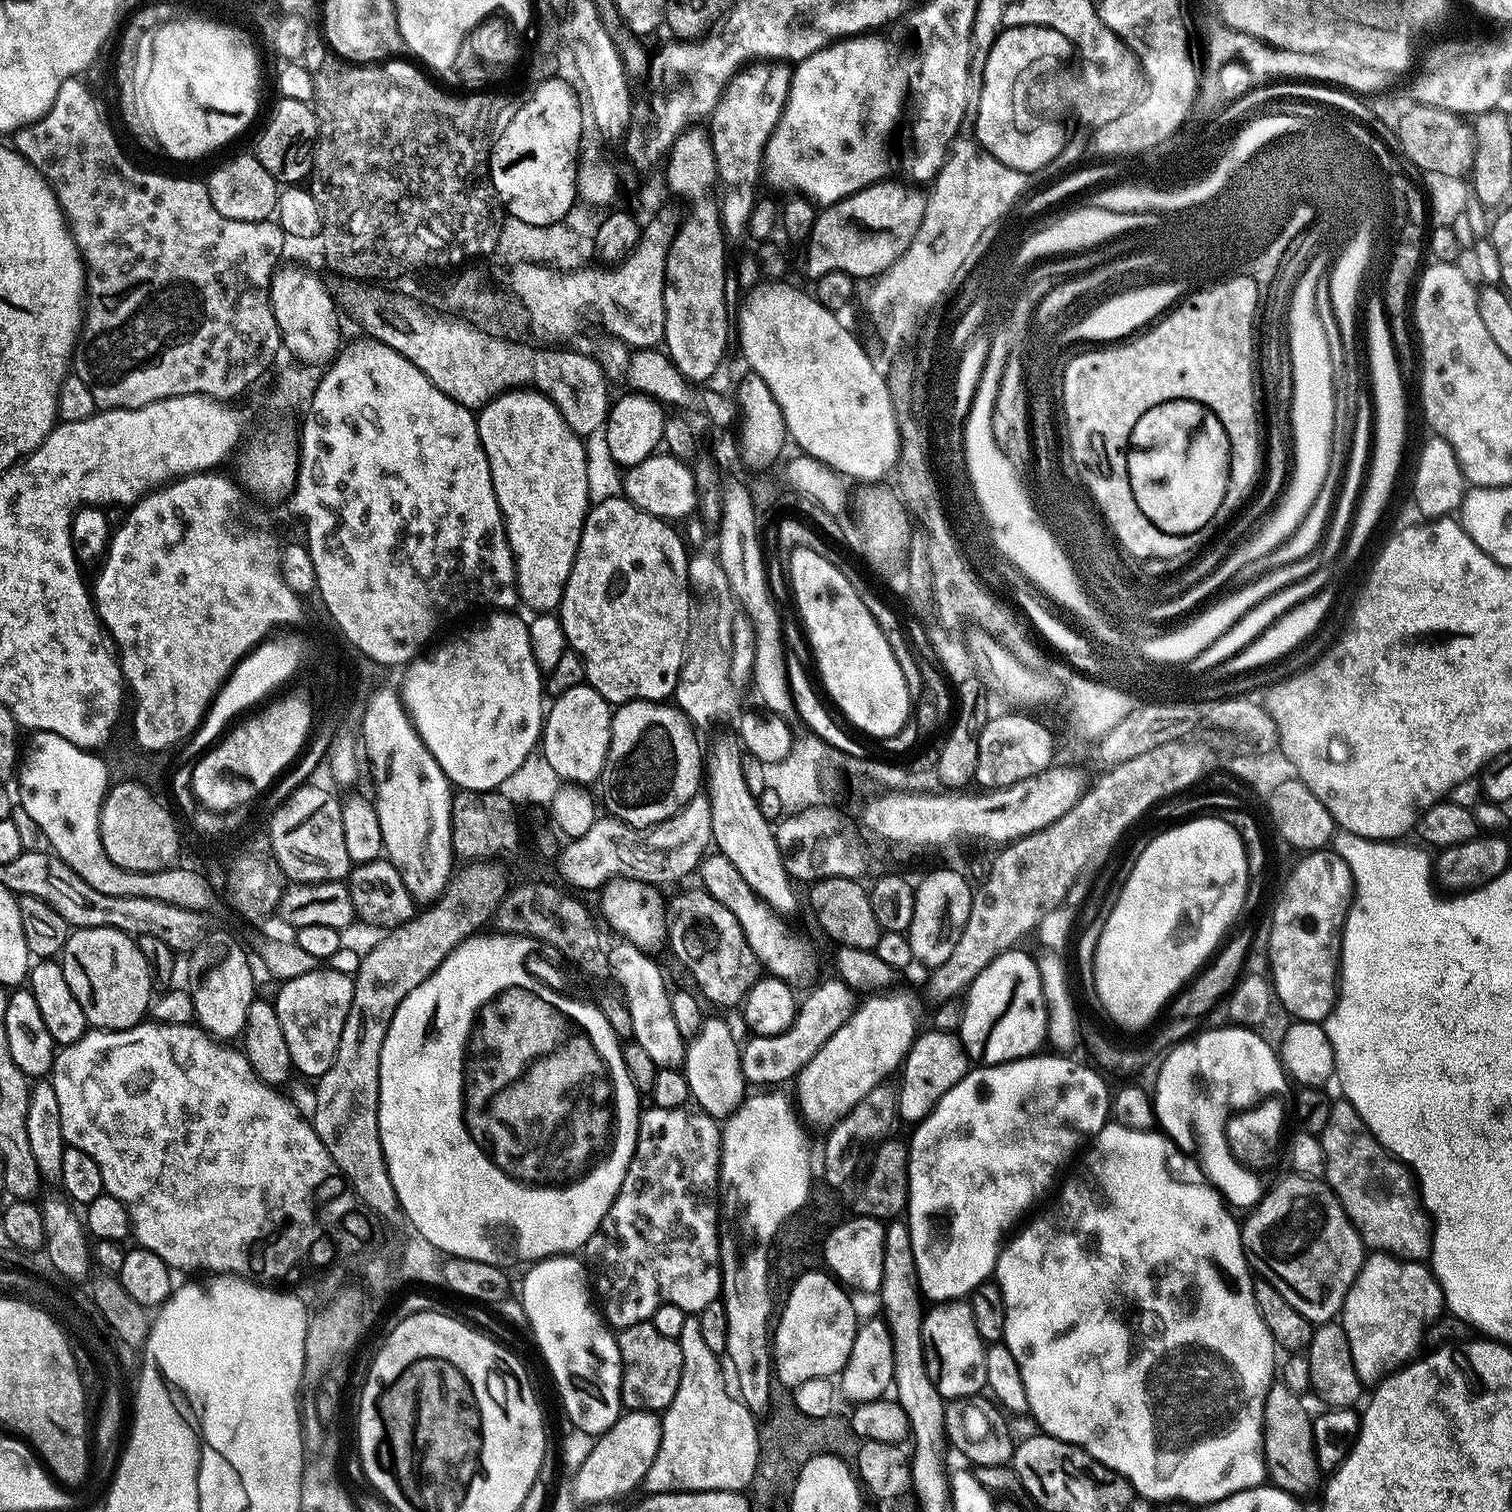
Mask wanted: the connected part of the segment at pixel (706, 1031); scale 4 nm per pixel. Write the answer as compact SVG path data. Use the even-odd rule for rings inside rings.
M705 1019L694 1039L687 1041L682 1071L688 1079L695 1107L723 1122L739 1110L746 1099L746 1081L741 1066L742 1048L732 1037L732 1028L724 1020Z

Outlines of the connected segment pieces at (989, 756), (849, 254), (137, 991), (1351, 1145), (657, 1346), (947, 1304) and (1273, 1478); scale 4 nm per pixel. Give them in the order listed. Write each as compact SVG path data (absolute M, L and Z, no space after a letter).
M993 715L982 730L978 742L978 770L975 778L975 783L981 784L981 789L1009 788L1053 767L1052 751L1056 748L1052 741L1053 729L1031 715L1012 715L1016 716Z
M911 183L871 184L836 204L827 205L817 215L808 235L808 272L815 278L827 272L844 272L850 277L879 277L910 246L922 226L928 197Z
M78 928L69 931L62 963L70 991L74 998L78 998L93 1029L121 1032L133 1028L149 1015L154 1000L154 973L139 943L128 933L119 932L117 928Z
M1340 1098L1333 1103L1330 1119L1318 1135L1324 1151L1323 1179L1340 1200L1350 1222L1358 1230L1365 1249L1386 1252L1400 1260L1427 1261L1432 1254L1432 1222L1408 1165L1397 1160L1372 1137L1360 1121L1358 1110L1354 1110L1346 1099Z
M651 1320L619 1329L616 1341L622 1362L621 1405L629 1412L663 1413L670 1402L674 1402L674 1394L678 1394L678 1382L682 1382L680 1341L666 1338L666 1334L657 1330Z
M945 1300L931 1305L924 1313L922 1342L926 1370L945 1401L967 1401L976 1398L986 1388L986 1342L974 1326L974 1314L963 1300Z
M1283 1382L1273 1383L1269 1390L1264 1407L1264 1467L1267 1479L1275 1487L1291 1496L1305 1498L1321 1487L1322 1473L1314 1450L1313 1417L1308 1416L1300 1400L1303 1399Z

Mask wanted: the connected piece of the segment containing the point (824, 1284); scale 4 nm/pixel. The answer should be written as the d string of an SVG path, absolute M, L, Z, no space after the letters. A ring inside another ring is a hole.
M827 1271L804 1272L791 1284L784 1309L781 1312L779 1309L774 1324L774 1376L788 1390L795 1390L804 1382L810 1382L810 1378L832 1378L843 1372L854 1346L858 1319L845 1285Z

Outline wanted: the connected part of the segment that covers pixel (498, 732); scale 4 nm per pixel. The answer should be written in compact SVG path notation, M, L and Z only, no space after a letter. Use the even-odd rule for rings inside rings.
M492 610L489 613L481 624L438 645L429 656L417 655L403 669L404 681L398 687L400 702L426 750L457 789L470 792L499 789L504 779L511 778L541 741L546 715L542 673L534 662L525 617L515 616L517 613L512 610Z

